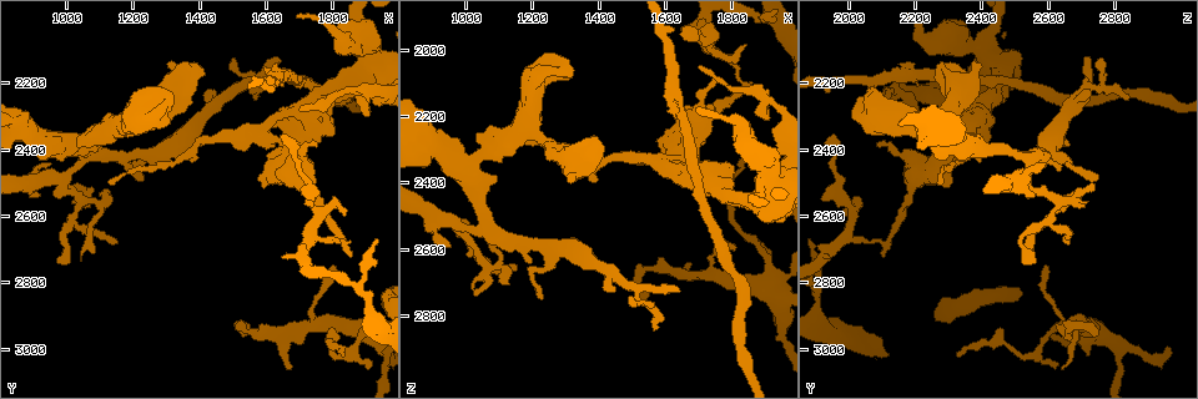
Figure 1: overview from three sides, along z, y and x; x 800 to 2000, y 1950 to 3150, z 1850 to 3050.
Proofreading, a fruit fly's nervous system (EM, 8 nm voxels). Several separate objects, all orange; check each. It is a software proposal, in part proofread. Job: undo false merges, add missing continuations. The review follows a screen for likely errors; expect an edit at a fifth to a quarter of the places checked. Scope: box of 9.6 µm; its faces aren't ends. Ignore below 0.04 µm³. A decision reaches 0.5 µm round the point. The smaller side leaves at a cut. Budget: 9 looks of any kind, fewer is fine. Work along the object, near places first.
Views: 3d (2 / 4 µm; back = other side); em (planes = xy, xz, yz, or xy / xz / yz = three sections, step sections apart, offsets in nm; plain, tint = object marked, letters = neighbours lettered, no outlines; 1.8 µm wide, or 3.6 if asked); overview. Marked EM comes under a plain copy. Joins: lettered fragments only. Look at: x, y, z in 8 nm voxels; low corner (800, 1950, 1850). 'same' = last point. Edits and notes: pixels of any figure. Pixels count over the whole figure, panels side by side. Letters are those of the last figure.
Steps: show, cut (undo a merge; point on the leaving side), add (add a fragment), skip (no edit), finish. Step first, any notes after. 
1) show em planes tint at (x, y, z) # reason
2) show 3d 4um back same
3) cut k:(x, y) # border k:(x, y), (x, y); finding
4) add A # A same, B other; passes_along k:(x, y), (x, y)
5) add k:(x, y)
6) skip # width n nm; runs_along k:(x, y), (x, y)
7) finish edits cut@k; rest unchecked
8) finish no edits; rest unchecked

show em planes letters at (1450, 2220, 2730) # free end

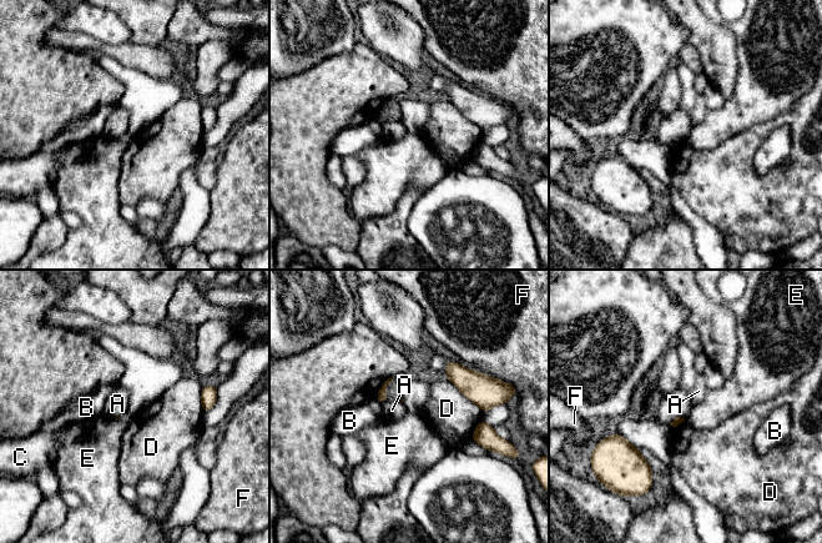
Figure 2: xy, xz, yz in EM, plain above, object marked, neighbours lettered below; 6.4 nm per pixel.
skip # A other, B other, C other, D other, E other, F other; border 2:(387, 401), (382, 405); no lettered fragment goes on from it

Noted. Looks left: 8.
show em 3.6um planes tint at (970, 2480, 2520) # three arms meet

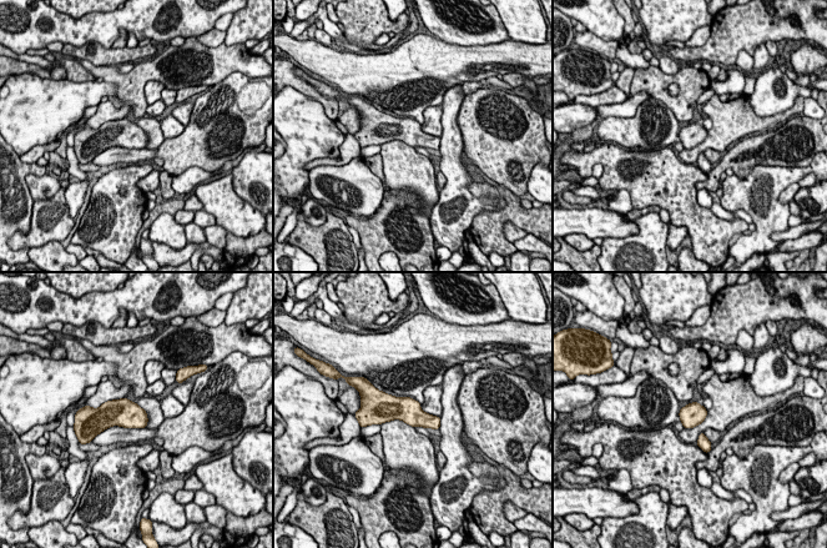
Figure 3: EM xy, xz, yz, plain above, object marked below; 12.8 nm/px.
show em 3.6um planes letters same

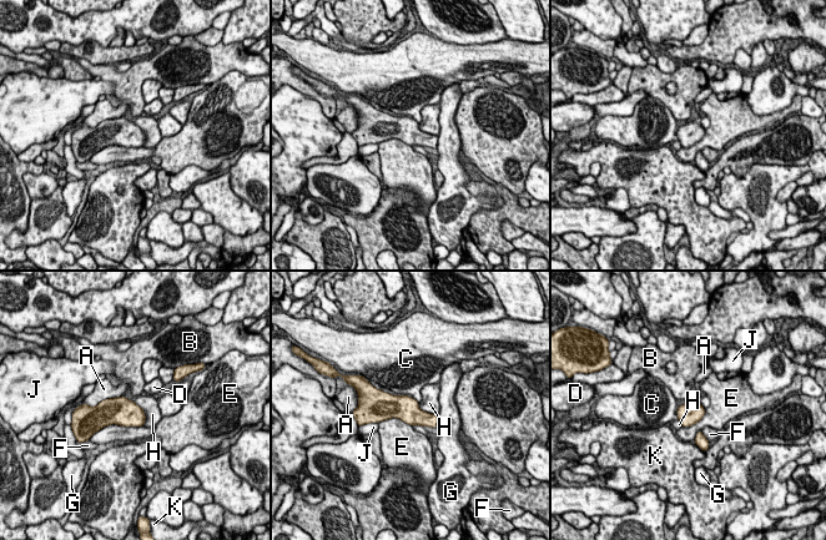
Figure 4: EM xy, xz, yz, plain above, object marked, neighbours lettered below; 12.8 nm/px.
skip # longest_contact E 650 nm; A other, B other, C other, D other, E other, F other, G other, H other, J other, K other; continuous, no second neuron

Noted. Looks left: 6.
show em yz step 4 letters at (1550, 2950, 2760) # an open end

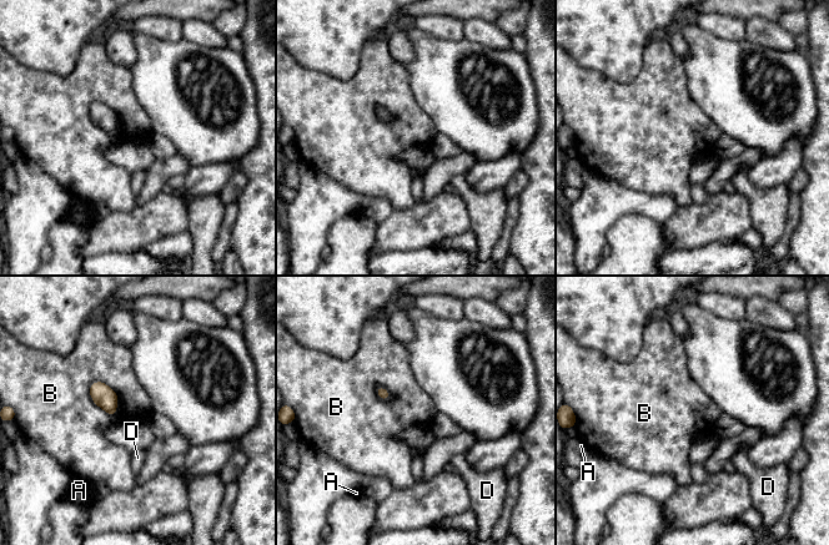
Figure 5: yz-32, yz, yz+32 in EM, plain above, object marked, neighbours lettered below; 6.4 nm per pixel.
skip # A other, B other, D other; border 5:(95, 381), (116, 394), (114, 417); no lettered fragment goes on from it

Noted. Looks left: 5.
show 3d 4um at (1840, 2690, 2110) # abrupt turn

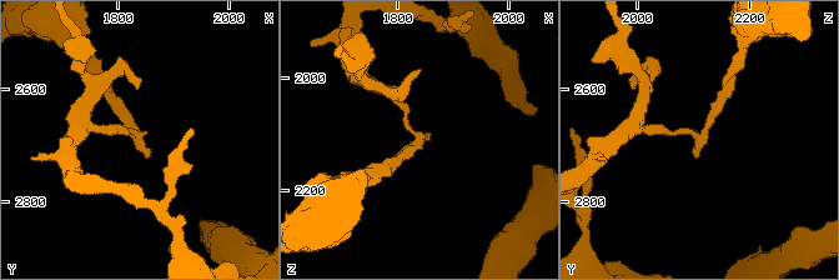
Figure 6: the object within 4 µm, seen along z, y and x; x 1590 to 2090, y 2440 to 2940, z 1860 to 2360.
show em planes letters at (1840, 2680, 2115) # shape alone is not enough

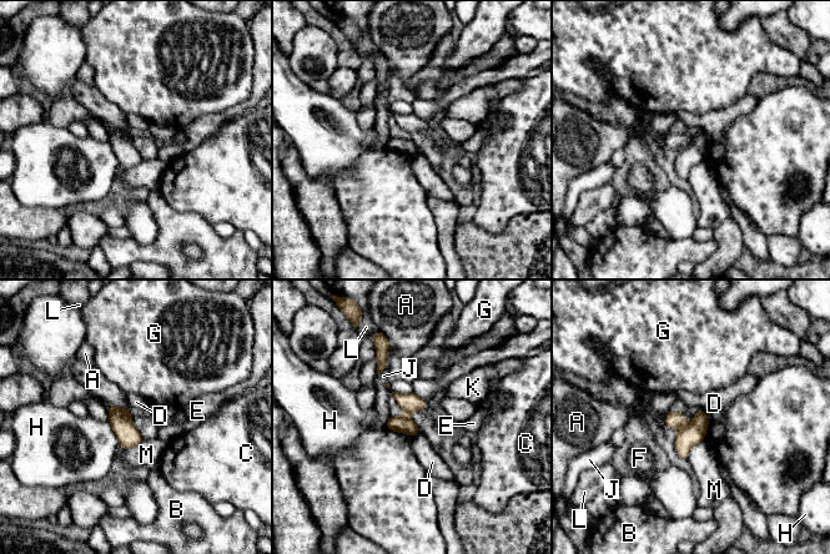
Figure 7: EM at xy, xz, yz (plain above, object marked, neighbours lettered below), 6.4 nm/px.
cut 7:(674, 419) # width 120 nm; A other, B other, C other, D other, E other, F other, G other, H other, J other, K other, L other, M other; border 7:(684, 424), (679, 429); two neurons meet here

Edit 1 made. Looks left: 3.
finish edits cut@7; rest unchecked

